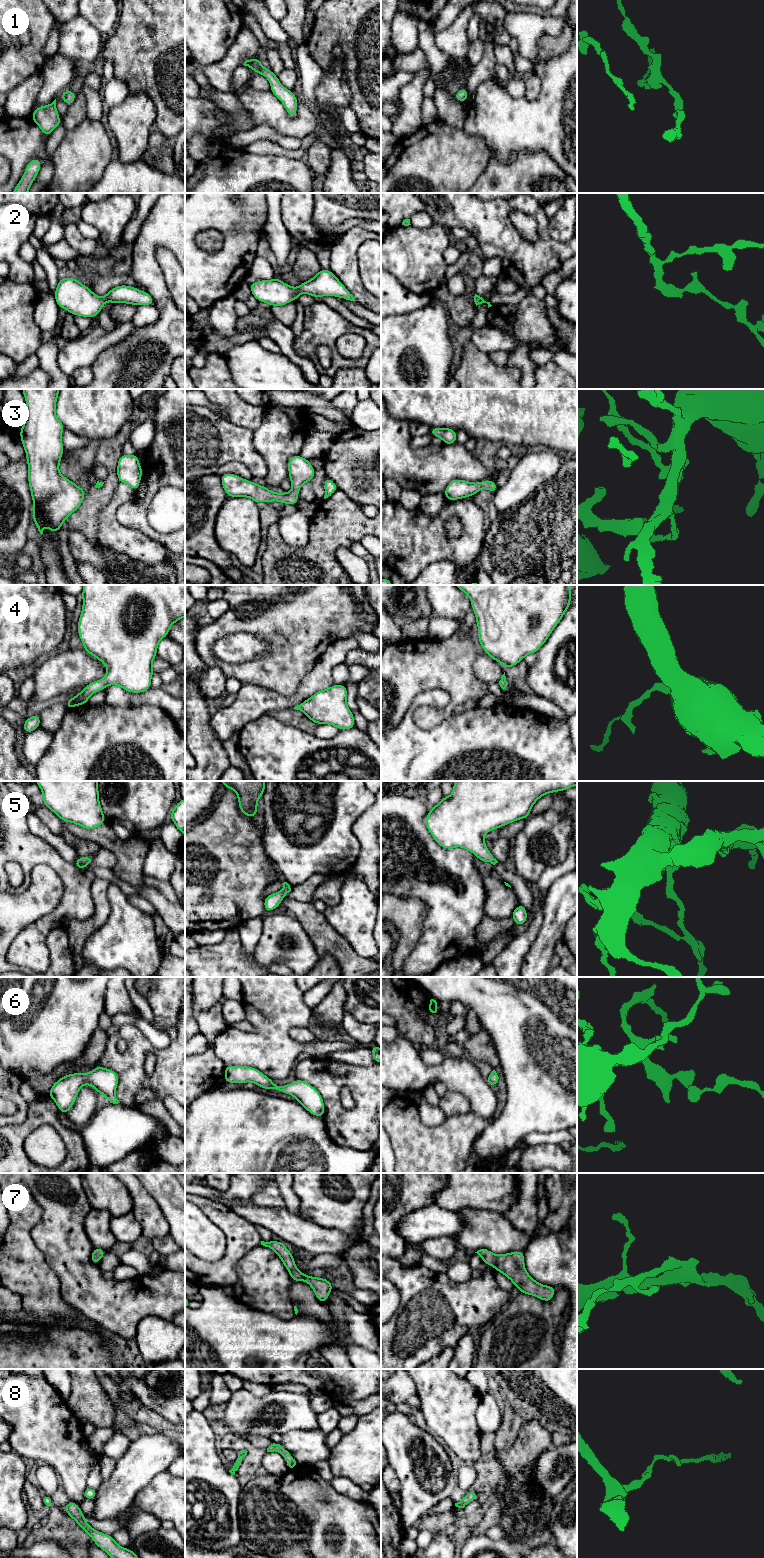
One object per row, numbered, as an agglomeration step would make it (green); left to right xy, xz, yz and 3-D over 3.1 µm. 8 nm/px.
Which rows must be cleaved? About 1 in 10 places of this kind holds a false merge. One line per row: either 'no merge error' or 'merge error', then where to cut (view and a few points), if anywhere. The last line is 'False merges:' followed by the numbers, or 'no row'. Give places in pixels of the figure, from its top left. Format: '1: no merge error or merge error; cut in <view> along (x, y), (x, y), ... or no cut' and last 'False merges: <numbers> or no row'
1: no merge error; no cut
2: no merge error; no cut
3: no merge error; no cut
4: no merge error; no cut
5: no merge error; no cut
6: no merge error; no cut
7: no merge error; no cut
8: no merge error; no cut
False merges: no row

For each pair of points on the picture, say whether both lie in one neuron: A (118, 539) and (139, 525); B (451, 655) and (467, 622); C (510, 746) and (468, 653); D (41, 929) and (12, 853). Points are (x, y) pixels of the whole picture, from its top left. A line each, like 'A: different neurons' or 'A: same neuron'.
A: different neurons
B: different neurons
C: different neurons
D: same neuron

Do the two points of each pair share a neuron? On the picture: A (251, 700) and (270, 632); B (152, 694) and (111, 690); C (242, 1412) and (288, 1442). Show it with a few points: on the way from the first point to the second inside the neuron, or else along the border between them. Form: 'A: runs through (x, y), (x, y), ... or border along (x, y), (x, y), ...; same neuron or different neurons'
A: border along (242, 684), (258, 684), (277, 692); different neurons
B: runs through (142, 698), (121, 698); same neuron
C: border along (305, 1429), (289, 1429), (282, 1434); different neurons

